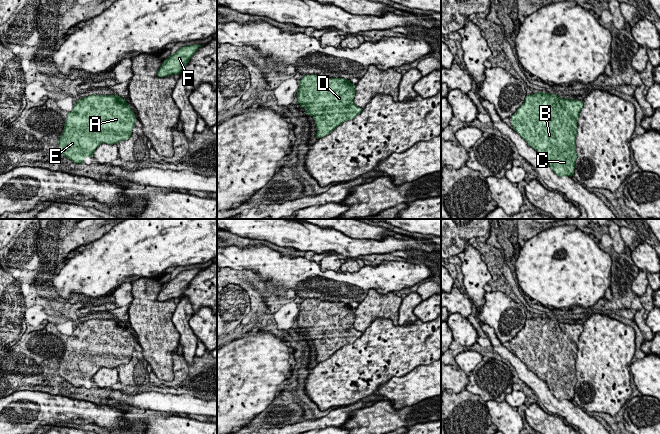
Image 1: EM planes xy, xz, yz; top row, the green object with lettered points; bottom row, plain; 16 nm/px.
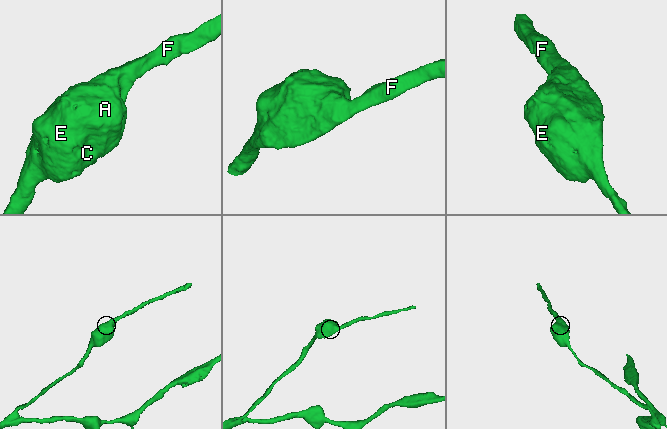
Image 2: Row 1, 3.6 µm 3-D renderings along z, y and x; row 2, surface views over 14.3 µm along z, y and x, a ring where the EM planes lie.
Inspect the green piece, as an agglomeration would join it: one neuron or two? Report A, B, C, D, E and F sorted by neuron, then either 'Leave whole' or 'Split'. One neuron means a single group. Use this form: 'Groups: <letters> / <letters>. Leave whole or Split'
Groups: A B C D E F. Leave whole

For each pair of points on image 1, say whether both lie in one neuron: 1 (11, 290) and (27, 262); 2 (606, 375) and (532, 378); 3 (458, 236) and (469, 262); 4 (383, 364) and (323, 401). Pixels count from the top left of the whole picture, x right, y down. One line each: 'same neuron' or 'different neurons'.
1: different neurons
2: different neurons
3: different neurons
4: same neuron

